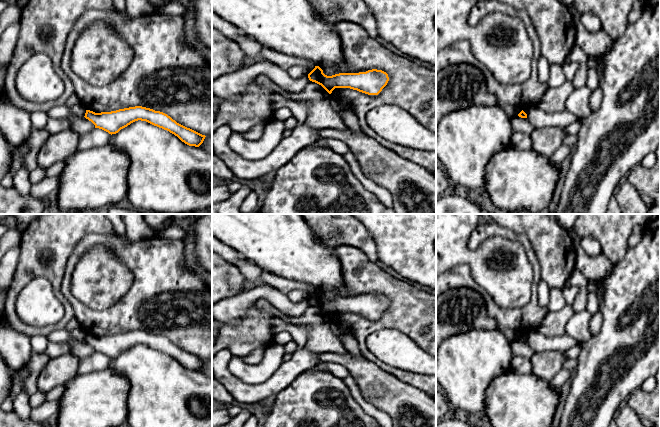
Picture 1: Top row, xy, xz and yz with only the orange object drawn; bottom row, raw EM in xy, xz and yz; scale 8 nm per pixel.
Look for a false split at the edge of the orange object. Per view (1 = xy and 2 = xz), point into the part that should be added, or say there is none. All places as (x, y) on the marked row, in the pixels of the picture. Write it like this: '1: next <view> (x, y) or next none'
1: next none
2: next none

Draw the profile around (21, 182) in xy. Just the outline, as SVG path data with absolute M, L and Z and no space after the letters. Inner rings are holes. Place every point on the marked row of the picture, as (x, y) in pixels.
M21 168L13 177L13 187L15 187L21 195L30 194L32 184L29 180L29 174L30 172L27 169Z

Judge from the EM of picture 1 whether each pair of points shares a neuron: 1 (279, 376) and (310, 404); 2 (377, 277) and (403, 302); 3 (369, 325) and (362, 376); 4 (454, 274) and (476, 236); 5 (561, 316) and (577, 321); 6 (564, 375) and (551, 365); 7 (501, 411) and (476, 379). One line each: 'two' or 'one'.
1: two
2: one
3: two
4: one
5: two
6: two
7: two

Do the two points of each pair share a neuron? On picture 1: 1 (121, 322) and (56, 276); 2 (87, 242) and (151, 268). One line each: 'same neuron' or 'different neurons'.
1: different neurons
2: same neuron

